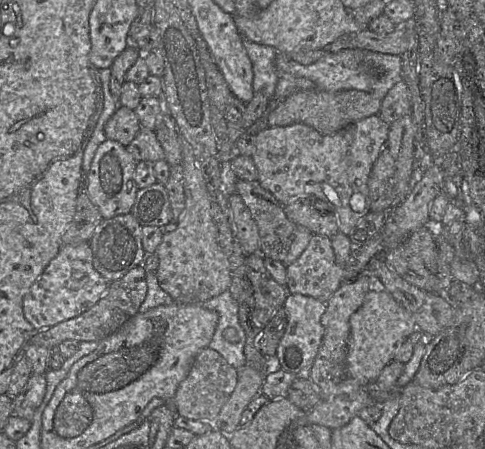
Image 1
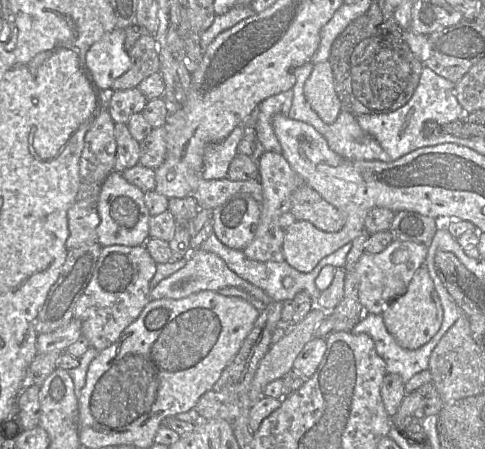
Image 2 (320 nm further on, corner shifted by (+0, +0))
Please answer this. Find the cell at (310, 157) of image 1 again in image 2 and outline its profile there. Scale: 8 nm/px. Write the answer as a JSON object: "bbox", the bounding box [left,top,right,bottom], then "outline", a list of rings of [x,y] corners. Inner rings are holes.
{"bbox":[243,151,303,262],"outline":[[[264,151],[258,159],[257,165],[259,180],[262,185],[260,220],[254,239],[243,249],[243,252],[251,260],[280,262],[284,260],[283,241],[285,229],[281,227],[279,220],[282,214],[290,211],[291,195],[303,180],[281,153]]]}

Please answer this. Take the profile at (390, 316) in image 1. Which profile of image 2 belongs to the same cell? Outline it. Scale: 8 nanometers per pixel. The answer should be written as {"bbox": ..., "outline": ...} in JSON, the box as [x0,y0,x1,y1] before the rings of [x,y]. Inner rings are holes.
{"bbox":[381,265,443,349],"outline":[[[426,265],[417,269],[406,293],[389,303],[381,315],[388,332],[402,348],[417,349],[438,332],[443,321],[443,308]]]}

